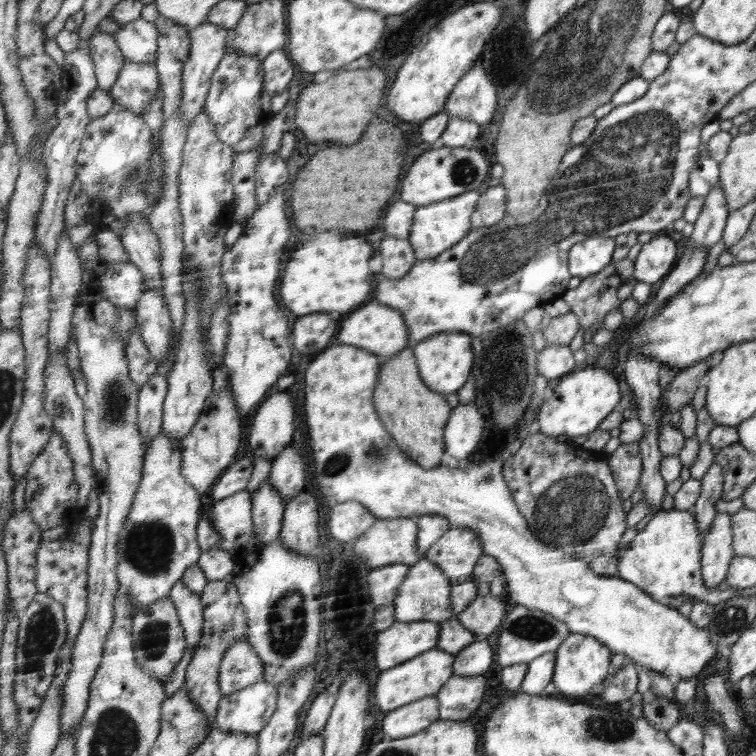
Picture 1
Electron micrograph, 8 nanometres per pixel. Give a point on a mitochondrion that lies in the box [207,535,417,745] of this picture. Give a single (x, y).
(287, 619)

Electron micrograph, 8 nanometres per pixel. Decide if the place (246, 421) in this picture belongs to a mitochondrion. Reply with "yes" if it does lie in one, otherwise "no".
no

